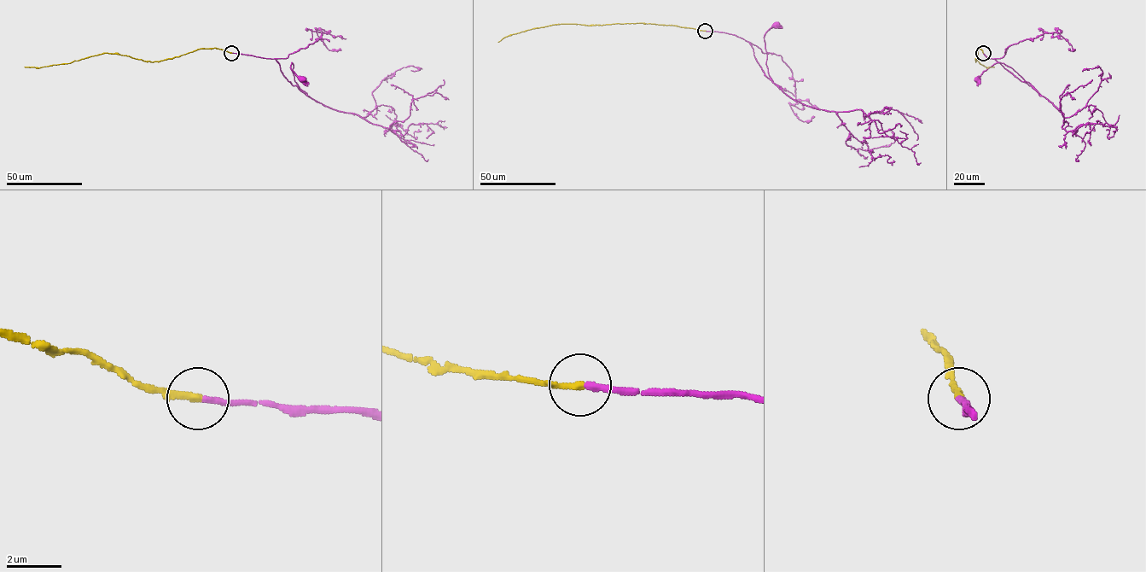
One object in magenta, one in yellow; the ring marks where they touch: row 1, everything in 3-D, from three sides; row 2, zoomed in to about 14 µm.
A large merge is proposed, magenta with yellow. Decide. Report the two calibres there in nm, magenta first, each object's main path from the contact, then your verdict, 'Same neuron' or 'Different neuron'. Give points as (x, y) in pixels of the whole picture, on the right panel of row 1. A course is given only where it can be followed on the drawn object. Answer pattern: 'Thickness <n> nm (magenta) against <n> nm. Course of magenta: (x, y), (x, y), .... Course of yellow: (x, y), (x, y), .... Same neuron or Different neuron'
Thickness 240 nm (magenta) against 260 nm. Course of magenta: (983, 53), (1031, 85), (1011, 67), (1000, 62), (987, 68), (977, 79). Course of yellow: (983, 53), (980, 48), (977, 49), (975, 61), (976, 53), (980, 64), (986, 67), (994, 67). Same neuron

